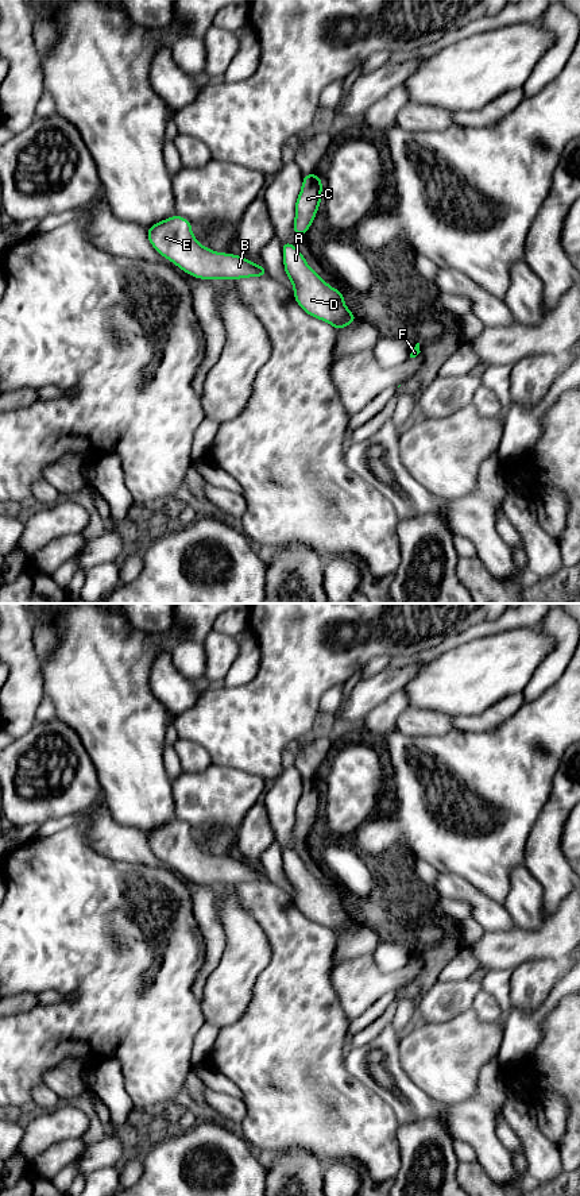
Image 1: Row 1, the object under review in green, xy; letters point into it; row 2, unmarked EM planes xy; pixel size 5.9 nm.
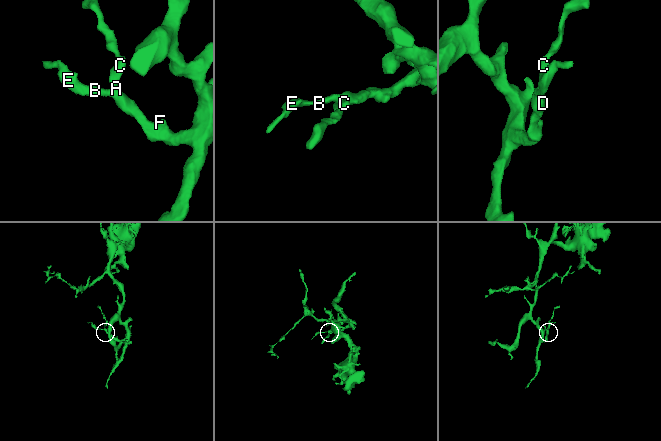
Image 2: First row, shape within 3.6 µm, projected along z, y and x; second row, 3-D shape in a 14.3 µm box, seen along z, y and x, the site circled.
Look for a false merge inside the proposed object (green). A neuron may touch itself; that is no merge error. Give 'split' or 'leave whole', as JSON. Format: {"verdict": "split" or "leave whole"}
{"verdict": "leave whole"}

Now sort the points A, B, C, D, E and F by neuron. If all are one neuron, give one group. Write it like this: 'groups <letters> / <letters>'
groups A B C D E F

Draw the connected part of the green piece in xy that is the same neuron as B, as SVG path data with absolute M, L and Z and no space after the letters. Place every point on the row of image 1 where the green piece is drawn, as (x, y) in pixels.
M178 215L154 224L147 231L147 238L154 248L175 263L185 273L201 279L237 279L245 277L267 277L266 267L233 254L220 254L201 246L192 234L190 221Z

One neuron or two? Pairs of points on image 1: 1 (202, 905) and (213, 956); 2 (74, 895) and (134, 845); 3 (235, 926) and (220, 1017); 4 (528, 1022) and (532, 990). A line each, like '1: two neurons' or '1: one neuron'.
1: one neuron
2: two neurons
3: one neuron
4: two neurons

